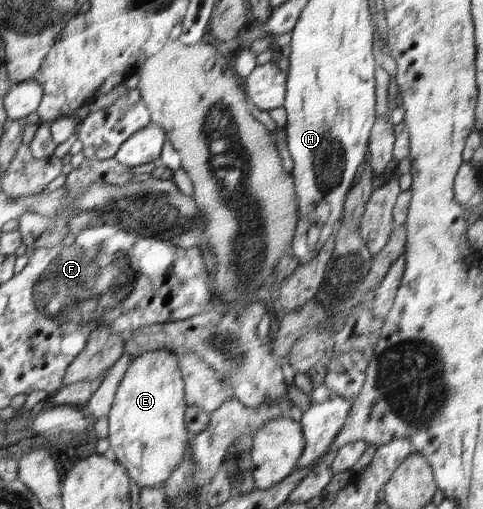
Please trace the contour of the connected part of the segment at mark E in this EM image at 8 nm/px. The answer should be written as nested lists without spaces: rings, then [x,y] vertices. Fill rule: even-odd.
[[[165,348],[145,350],[143,353],[133,354],[133,362],[129,362],[129,369],[125,370],[125,377],[117,386],[116,397],[113,398],[112,409],[108,414],[108,436],[110,455],[128,467],[129,476],[140,487],[161,487],[169,478],[171,472],[183,460],[189,437],[193,437],[185,427],[186,393],[177,353]]]

